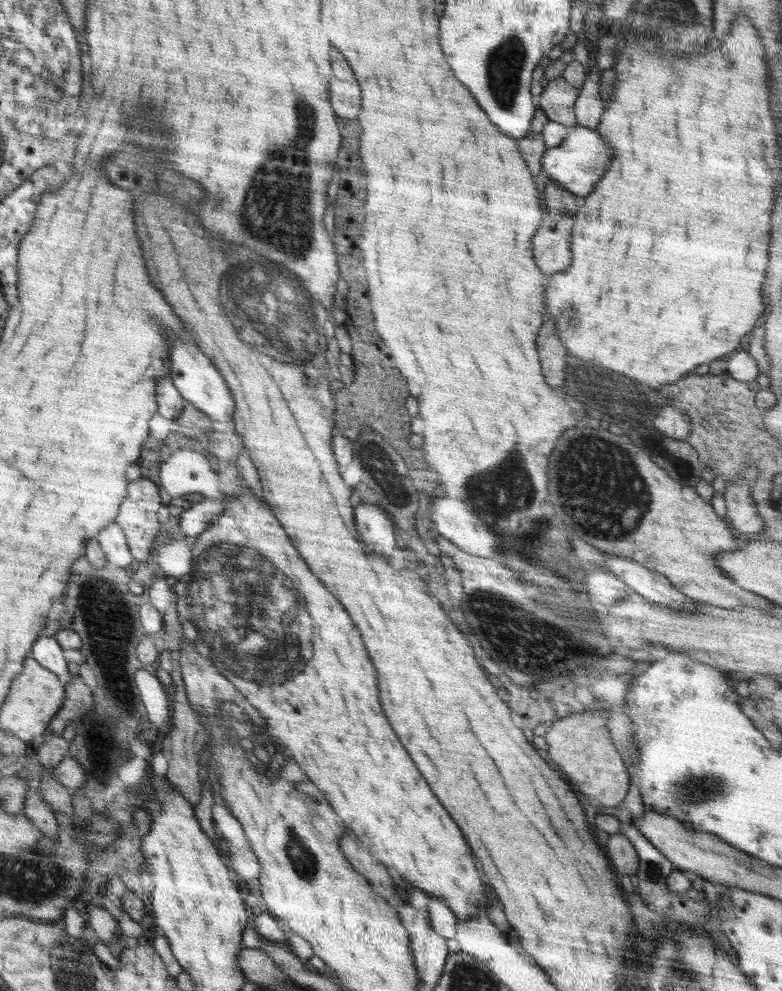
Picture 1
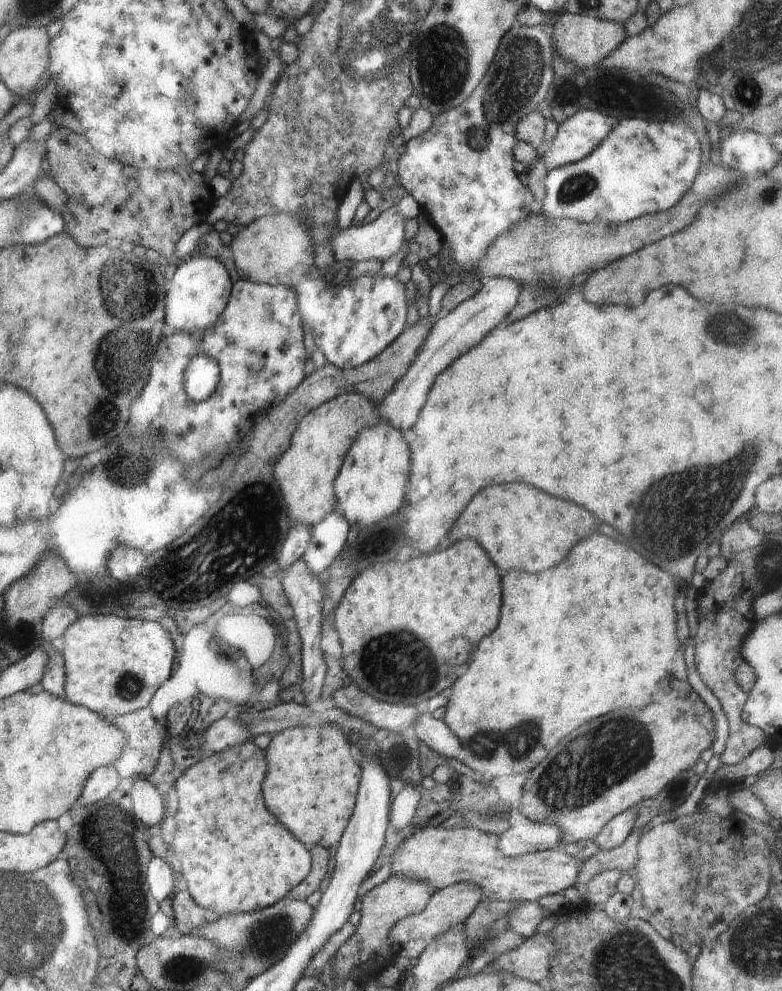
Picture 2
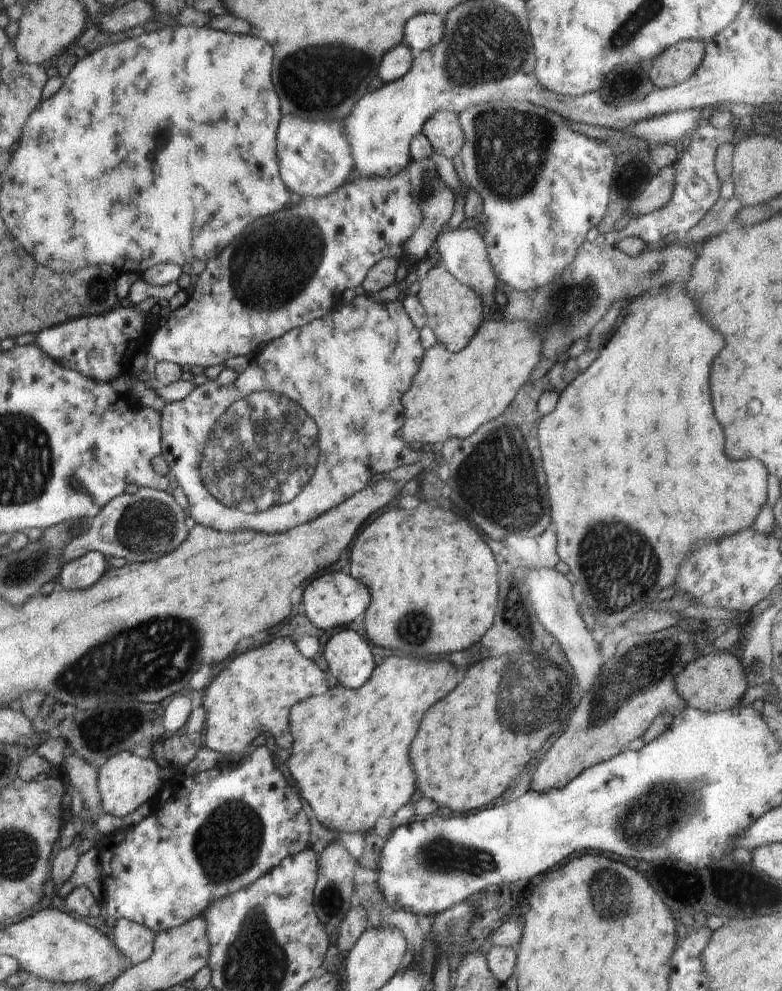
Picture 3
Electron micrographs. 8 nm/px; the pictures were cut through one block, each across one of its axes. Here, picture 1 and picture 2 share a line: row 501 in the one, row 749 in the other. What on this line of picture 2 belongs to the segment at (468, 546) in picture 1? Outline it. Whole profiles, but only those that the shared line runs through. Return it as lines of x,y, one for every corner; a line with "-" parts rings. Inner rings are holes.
424,711
416,718
412,729
420,740
443,759
459,760
461,758
462,742
452,734
443,720
436,719
429,712

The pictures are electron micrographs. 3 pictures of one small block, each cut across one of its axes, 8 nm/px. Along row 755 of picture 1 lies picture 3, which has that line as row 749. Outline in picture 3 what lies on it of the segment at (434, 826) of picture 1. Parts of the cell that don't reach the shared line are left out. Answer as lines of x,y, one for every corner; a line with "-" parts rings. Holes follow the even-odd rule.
390,656
390,658
385,658
380,665
376,665
374,668
372,676
370,676
370,680
362,686
362,688
358,688
358,690
346,690
344,686
334,686
334,688
330,688
326,694
322,694
322,696
316,696
316,698
308,698
306,702
300,702
300,704
296,704
296,706
292,706
292,710
290,710
290,732
294,734
294,740
296,740
296,744
294,744
294,758
290,756
290,760
288,760
288,770
290,770
290,776
294,778
294,782
298,784
296,789
302,788
304,792
300,792
300,798
304,798
308,804
310,804
310,808
312,808
312,814
314,814
314,818
320,822
320,824
324,824
326,828
330,830
339,832
368,832
368,830
372,830
372,826
376,824
376,820
380,818
380,816
386,816
386,819
391,819
390,816
398,810
398,808
402,808
404,804
408,804
408,800
412,798
412,794
414,794
414,780
416,780
416,776
414,776
414,770
412,770
412,766
410,766
410,762
408,762
408,748
410,748
410,742
412,742
412,738
416,736
416,730
418,730
418,724
420,724
420,720
422,720
422,716
424,716
424,712
434,704
434,702
438,702
442,696
446,696
450,690
454,690
456,688
456,668
452,666
452,664
448,664
448,662
424,662
424,660
410,660
410,658
400,658
400,656

